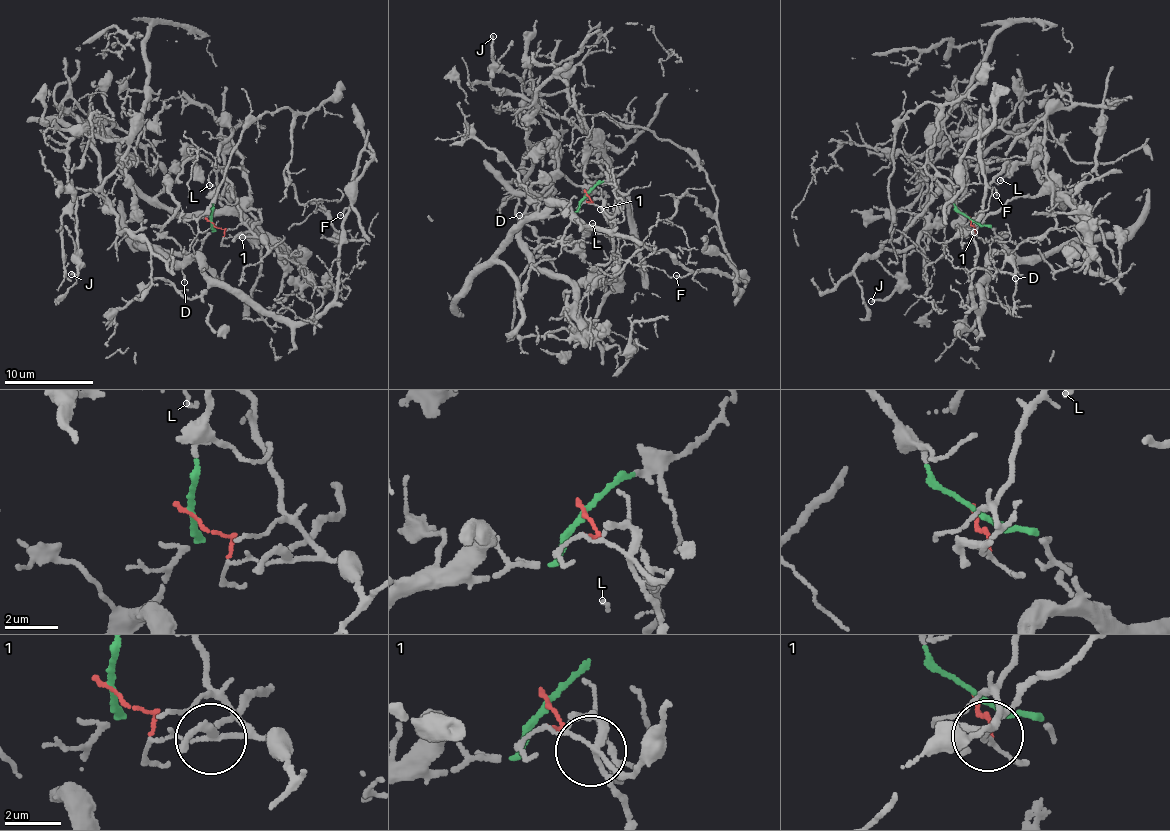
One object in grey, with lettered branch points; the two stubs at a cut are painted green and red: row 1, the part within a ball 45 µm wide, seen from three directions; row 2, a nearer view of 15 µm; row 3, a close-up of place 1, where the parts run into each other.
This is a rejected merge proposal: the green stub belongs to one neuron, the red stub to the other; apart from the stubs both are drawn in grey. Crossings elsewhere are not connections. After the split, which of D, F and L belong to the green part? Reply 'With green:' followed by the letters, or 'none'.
With green: D, F

